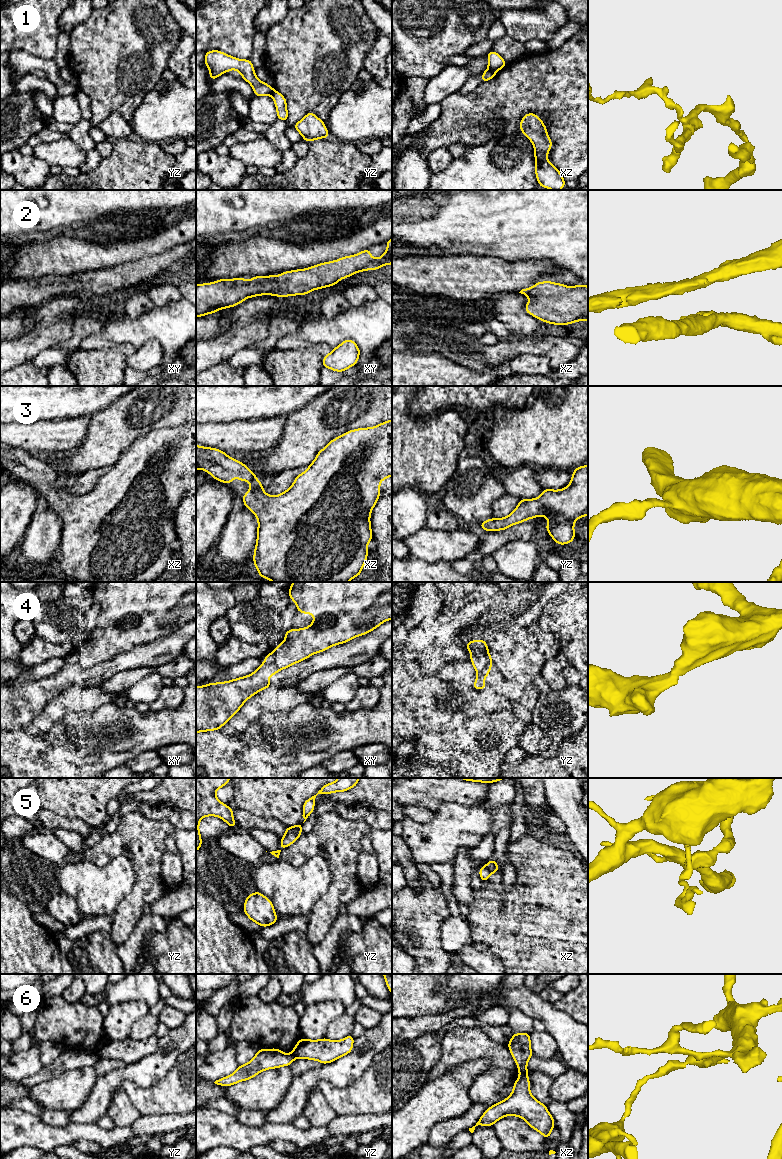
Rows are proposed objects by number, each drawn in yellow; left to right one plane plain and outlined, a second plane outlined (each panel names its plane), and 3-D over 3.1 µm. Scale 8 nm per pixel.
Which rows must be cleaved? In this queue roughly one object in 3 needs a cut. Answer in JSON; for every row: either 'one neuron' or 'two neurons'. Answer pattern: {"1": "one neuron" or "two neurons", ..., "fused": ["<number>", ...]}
{"1": "two neurons", "2": "one neuron", "3": "one neuron", "4": "two neurons", "5": "two neurons", "6": "two neurons", "fused": ["1", "4", "5", "6"]}

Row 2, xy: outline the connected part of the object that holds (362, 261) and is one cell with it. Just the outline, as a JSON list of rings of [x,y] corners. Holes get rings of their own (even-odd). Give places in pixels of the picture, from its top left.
[[[392,238],[387,242],[387,251],[380,258],[372,258],[370,249],[363,250],[352,256],[342,257],[335,261],[321,263],[306,269],[283,272],[280,275],[254,276],[249,282],[245,278],[220,279],[216,282],[196,284],[196,317],[215,313],[219,309],[234,307],[249,297],[259,295],[274,295],[278,297],[305,295],[315,289],[322,289],[336,285],[339,280],[351,275],[367,271],[378,270],[380,267],[392,264]]]

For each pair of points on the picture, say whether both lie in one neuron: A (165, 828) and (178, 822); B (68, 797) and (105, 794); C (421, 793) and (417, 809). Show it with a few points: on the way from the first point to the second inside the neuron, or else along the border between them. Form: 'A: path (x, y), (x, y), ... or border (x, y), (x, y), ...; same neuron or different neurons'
A: border (149, 818), (167, 819), (176, 828); different neurons
B: path (77, 793), (96, 793); same neuron
C: border (402, 803), (422, 804), (432, 810); different neurons

